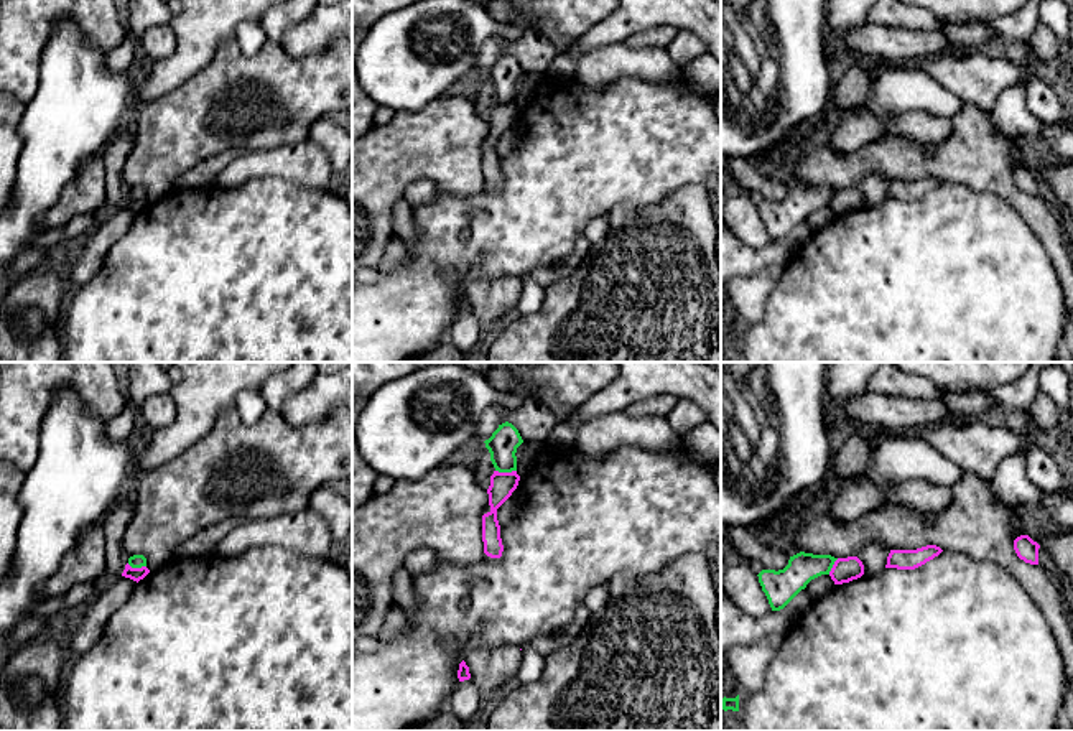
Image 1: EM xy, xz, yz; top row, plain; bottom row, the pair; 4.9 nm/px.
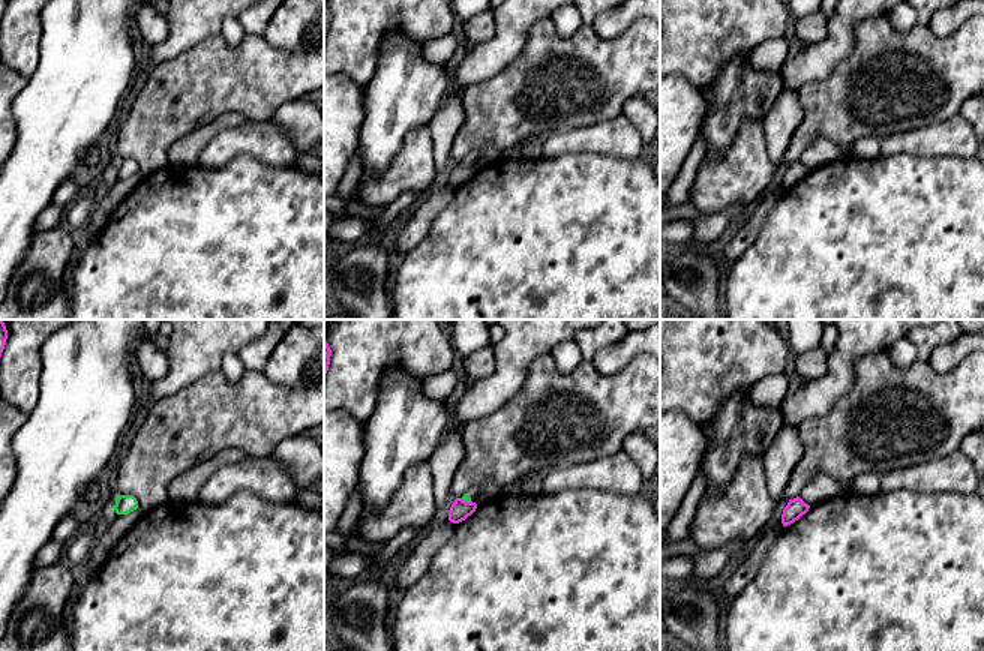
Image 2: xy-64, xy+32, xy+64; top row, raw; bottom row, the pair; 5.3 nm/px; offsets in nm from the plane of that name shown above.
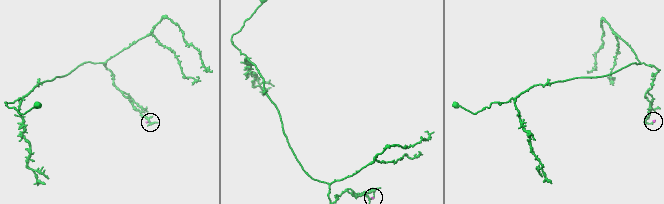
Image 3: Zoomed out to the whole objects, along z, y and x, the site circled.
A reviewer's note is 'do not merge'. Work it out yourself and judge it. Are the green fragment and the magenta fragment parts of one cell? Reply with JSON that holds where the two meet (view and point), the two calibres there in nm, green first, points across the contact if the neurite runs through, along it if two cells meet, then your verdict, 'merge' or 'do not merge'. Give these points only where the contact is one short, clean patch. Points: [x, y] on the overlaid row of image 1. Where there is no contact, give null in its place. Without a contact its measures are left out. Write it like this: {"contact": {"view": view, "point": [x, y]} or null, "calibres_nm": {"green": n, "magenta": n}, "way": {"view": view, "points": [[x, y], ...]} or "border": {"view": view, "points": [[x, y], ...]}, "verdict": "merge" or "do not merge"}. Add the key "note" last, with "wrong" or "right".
{"contact": {"view": "xz", "point": [506, 471]}, "calibres_nm": {"green": 150, "magenta": 120}, "border": {"view": "xz", "points": [[496, 470], [515, 471]]}, "verdict": "do not merge", "note": "right"}

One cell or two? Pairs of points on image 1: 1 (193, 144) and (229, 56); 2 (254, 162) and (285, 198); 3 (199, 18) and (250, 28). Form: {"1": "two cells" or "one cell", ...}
{"1": "one cell", "2": "two cells", "3": "two cells"}

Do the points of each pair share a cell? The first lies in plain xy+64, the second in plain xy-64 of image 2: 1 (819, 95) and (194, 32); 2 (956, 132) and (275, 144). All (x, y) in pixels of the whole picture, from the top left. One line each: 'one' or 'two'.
1: two
2: one

